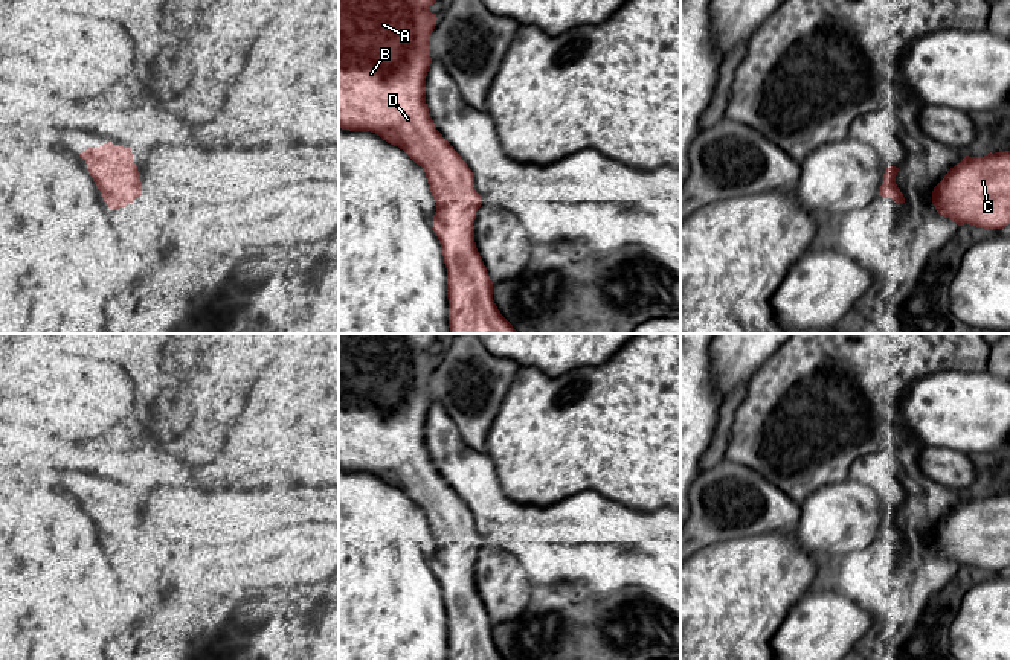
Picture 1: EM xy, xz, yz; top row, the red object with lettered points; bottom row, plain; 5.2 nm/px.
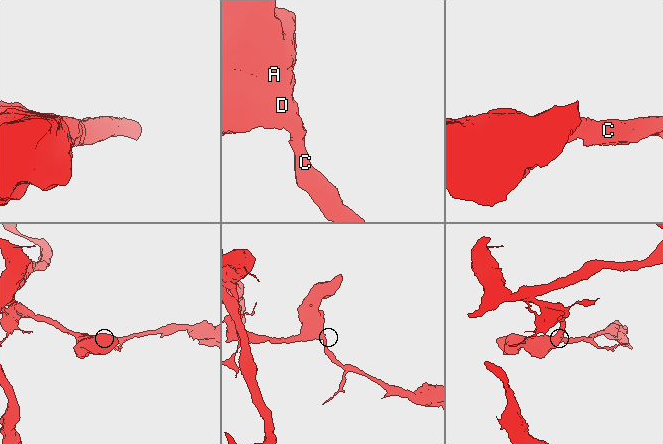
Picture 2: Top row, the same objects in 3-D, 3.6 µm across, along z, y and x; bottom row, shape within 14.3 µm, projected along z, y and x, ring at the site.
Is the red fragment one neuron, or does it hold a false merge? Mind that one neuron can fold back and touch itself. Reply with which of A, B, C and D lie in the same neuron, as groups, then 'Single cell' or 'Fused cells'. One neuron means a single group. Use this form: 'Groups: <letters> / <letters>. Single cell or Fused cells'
Groups: A B C D. Single cell

